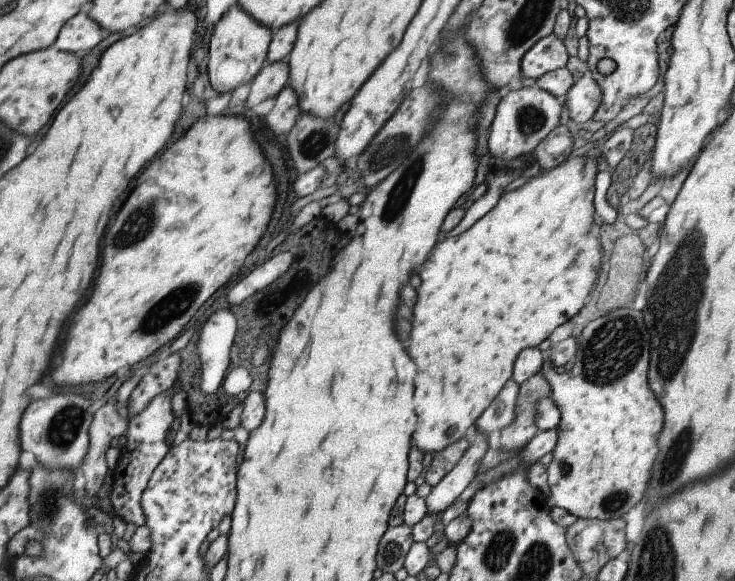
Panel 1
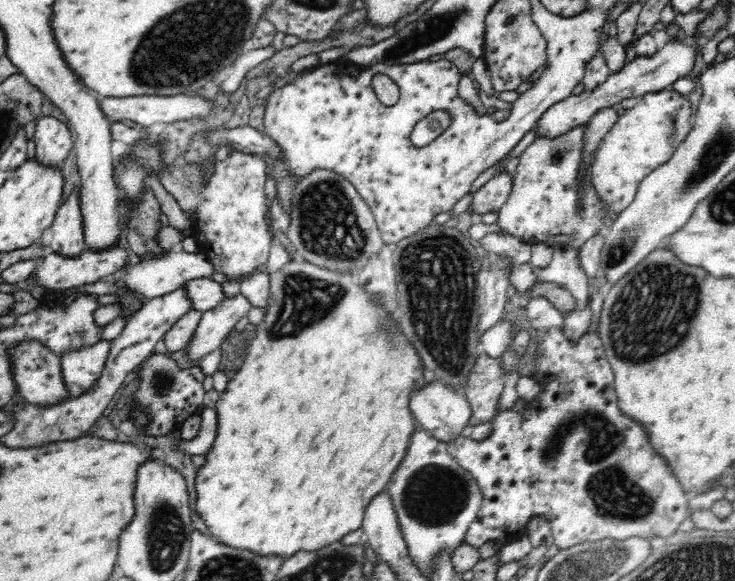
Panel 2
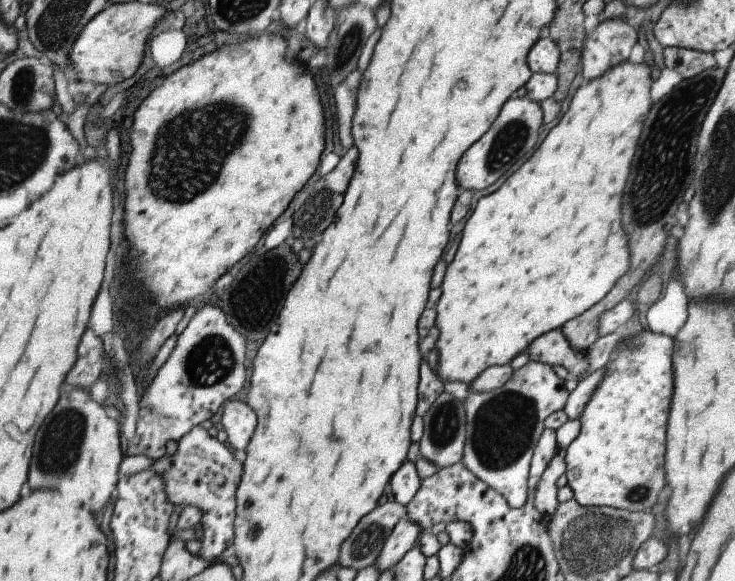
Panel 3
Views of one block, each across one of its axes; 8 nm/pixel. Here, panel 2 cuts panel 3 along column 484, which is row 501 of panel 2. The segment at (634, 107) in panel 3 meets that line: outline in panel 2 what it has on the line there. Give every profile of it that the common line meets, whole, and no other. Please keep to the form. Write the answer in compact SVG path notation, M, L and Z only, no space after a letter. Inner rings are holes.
M292 258L278 270L274 272L266 271L266 275L268 275L268 281L270 281L270 288L268 288L270 296L268 296L268 304L266 304L264 308L264 320L262 323L257 325L257 329L255 330L256 336L249 341L249 344L246 346L247 353L244 355L244 363L242 363L242 367L235 374L234 378L227 382L226 389L218 396L218 400L216 401L216 405L213 410L214 416L217 418L216 438L214 438L214 442L212 442L212 448L204 454L205 461L199 469L196 469L194 483L196 491L196 512L209 530L209 533L207 534L210 535L212 539L216 539L218 543L222 543L222 545L230 546L234 549L252 551L252 553L256 553L256 555L266 558L272 558L272 556L274 556L274 558L278 557L284 561L289 556L292 556L297 552L316 552L326 545L342 540L346 534L350 534L350 532L357 531L361 528L364 512L366 512L368 502L370 502L372 498L378 494L378 492L386 490L386 484L388 484L390 476L394 474L396 468L398 468L398 464L402 462L402 458L404 458L404 454L406 454L406 448L408 448L408 438L410 438L412 430L414 430L417 426L417 422L413 418L413 414L410 413L410 409L408 409L408 395L411 394L413 389L420 389L421 386L424 386L424 382L426 380L424 380L425 366L422 364L418 353L416 353L416 349L414 349L412 345L408 345L406 338L404 338L404 334L402 334L400 330L396 332L396 330L390 330L390 328L388 328L388 324L384 322L384 320L386 320L384 310L382 310L380 306L376 306L376 302L372 300L372 295L370 295L370 293L366 293L366 291L364 291L364 289L356 283L355 276L346 275L346 273L336 273L336 271L328 271L328 269L316 267L312 265L312 263L304 260Z

